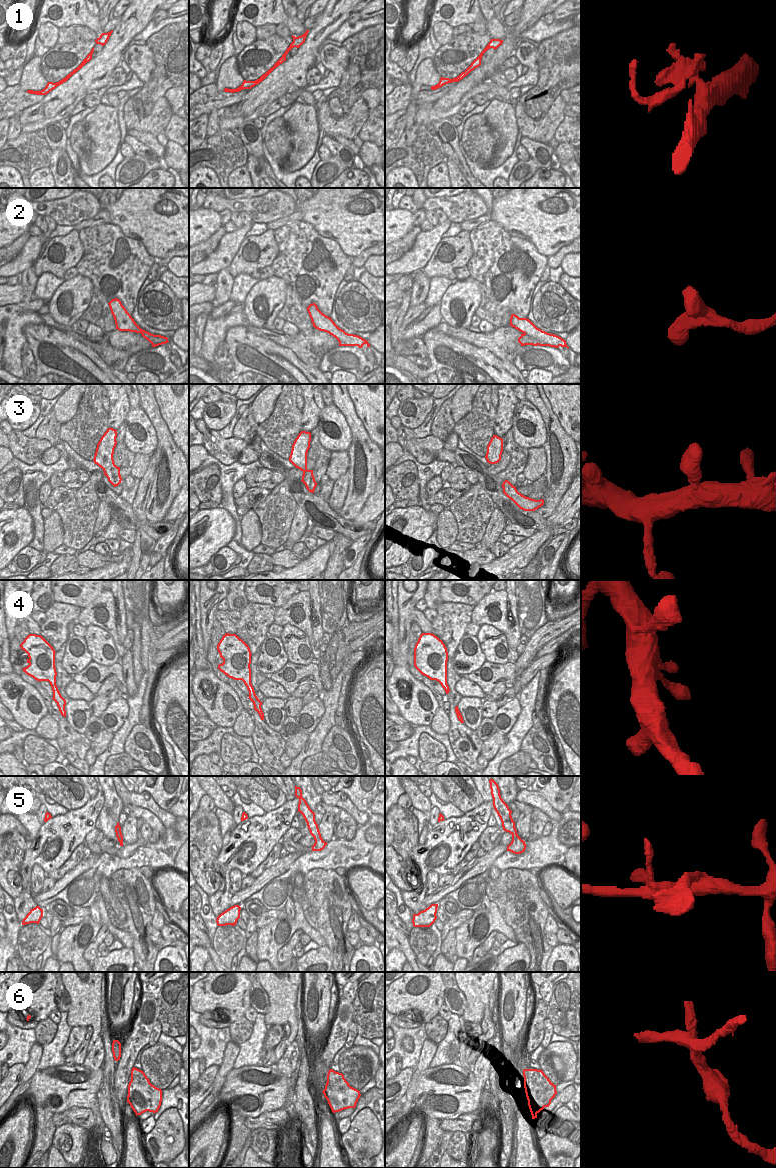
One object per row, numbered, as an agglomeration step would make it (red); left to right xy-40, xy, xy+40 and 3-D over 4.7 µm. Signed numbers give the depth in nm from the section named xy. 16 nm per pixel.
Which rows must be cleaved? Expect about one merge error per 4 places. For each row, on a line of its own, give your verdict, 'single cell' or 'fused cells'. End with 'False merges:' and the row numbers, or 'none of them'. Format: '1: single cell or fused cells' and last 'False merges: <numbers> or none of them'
1: single cell
2: fused cells
3: single cell
4: single cell
5: single cell
6: fused cells
False merges: 2, 6

